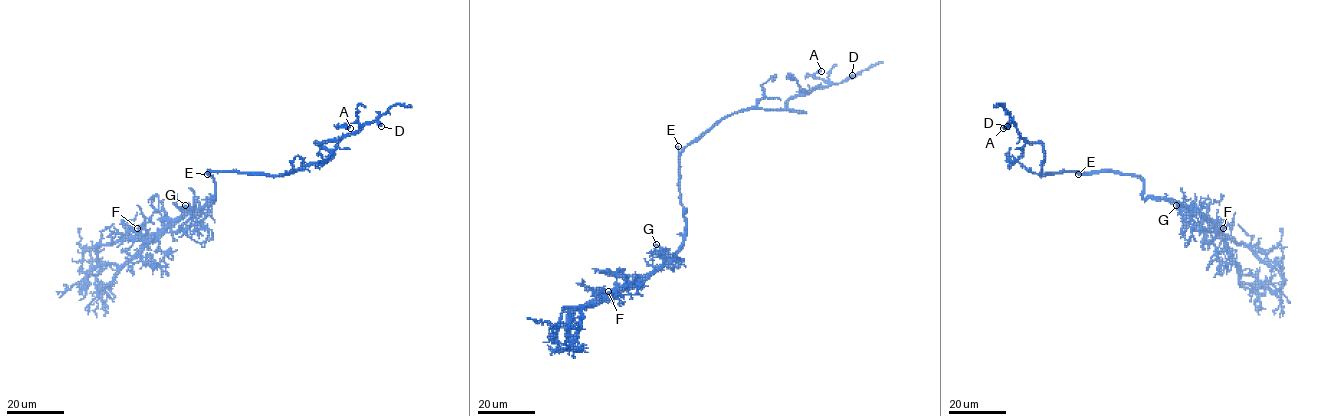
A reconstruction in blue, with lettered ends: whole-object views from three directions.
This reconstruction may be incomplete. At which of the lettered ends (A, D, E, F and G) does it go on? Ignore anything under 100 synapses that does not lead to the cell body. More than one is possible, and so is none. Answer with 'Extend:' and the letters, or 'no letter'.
Extend: E

